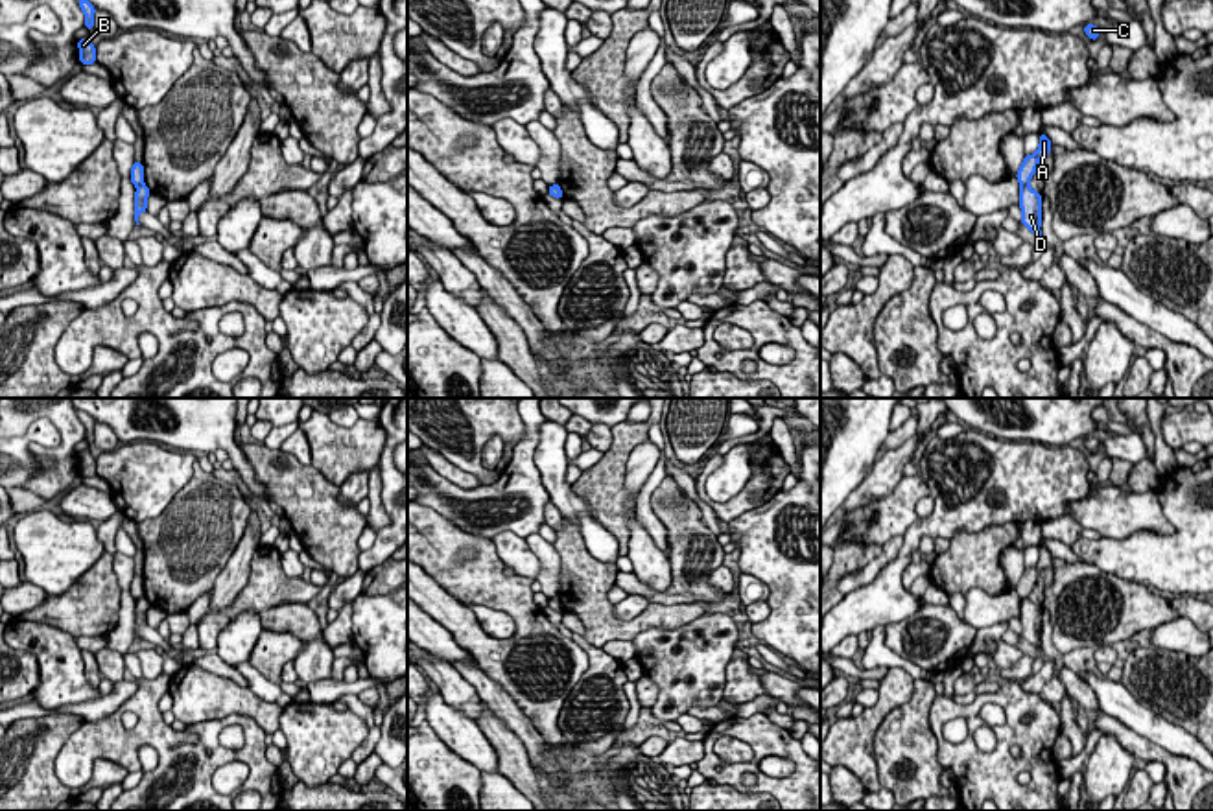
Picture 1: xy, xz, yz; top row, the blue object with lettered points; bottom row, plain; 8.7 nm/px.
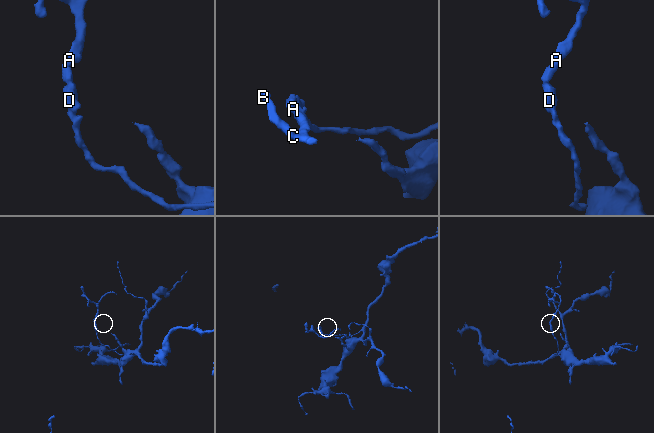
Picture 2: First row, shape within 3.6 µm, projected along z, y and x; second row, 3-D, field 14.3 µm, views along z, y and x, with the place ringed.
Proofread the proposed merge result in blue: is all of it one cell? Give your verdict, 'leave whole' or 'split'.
split

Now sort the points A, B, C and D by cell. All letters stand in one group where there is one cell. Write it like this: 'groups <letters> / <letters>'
groups A B C / D

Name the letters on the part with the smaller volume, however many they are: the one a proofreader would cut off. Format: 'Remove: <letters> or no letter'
Remove: A, B, C

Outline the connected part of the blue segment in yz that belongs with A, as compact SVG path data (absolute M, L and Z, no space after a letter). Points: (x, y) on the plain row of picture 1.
M1040 546L1040 557L1038 564L1034 568L1025 568L1023 575L1016 586L1016 592L1019 594L1021 599L1029 597L1032 588L1036 586L1038 575L1051 566L1051 553L1047 551L1045 546Z

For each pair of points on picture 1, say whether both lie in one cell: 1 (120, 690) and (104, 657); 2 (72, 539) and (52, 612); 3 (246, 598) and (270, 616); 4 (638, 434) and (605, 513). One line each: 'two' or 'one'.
1: two
2: two
3: two
4: one

